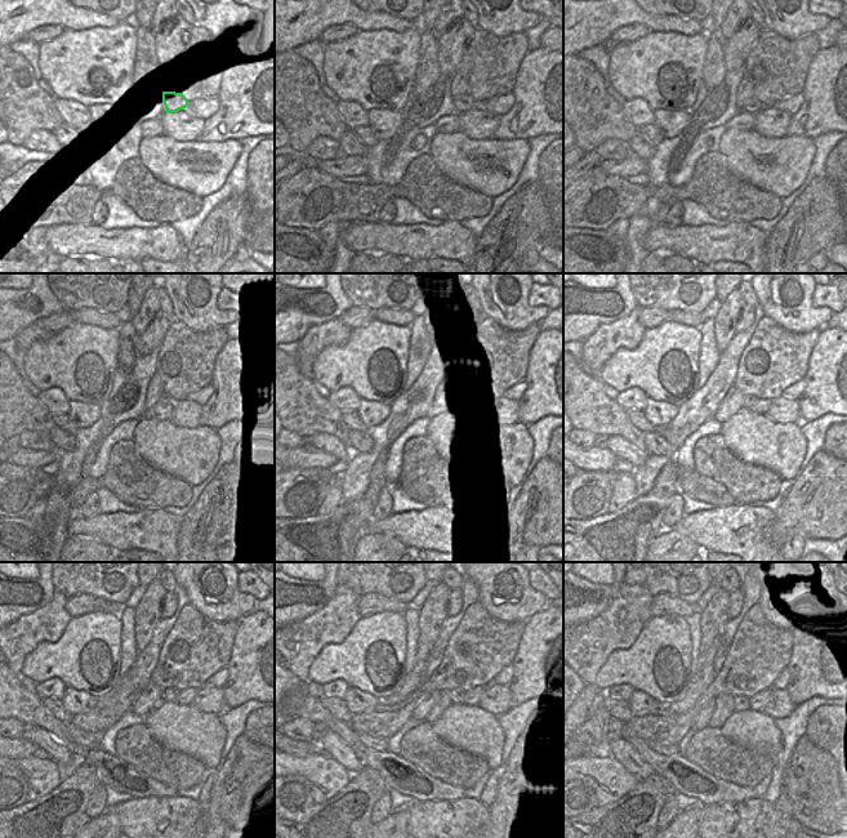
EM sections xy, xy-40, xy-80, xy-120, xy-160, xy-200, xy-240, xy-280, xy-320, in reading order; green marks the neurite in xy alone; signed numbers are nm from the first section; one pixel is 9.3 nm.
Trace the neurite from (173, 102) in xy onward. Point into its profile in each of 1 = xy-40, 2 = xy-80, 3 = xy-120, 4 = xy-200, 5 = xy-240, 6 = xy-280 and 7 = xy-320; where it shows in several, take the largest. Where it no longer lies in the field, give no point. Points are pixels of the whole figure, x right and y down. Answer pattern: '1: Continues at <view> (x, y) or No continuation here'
1: Continues at xy-40 (463, 103)
2: Continues at xy-80 (752, 106)
3: Continues at xy-120 (175, 400)
4: Continues at xy-200 (754, 404)
5: Continues at xy-240 (183, 698)
6: Continues at xy-280 (472, 698)
7: Continues at xy-320 (762, 699)

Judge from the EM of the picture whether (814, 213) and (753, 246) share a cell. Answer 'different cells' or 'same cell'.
different cells

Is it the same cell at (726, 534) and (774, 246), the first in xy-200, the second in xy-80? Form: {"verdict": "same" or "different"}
{"verdict": "different"}

